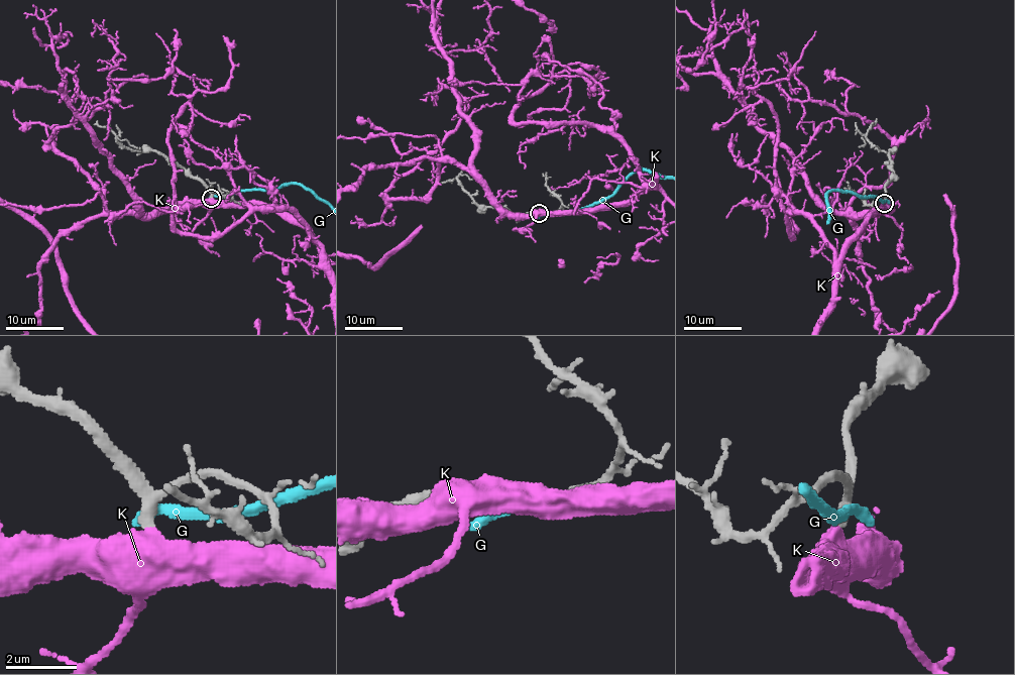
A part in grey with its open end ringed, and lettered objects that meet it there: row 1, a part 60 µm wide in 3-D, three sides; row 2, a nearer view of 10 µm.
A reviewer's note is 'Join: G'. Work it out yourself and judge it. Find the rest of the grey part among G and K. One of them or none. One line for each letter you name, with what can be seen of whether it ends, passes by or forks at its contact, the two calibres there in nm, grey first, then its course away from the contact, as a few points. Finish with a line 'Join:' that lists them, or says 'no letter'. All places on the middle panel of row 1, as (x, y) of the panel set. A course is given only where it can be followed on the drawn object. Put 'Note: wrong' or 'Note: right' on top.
Note: wrong
K: it ends; calibres 240 and 650 nm
Join: K

